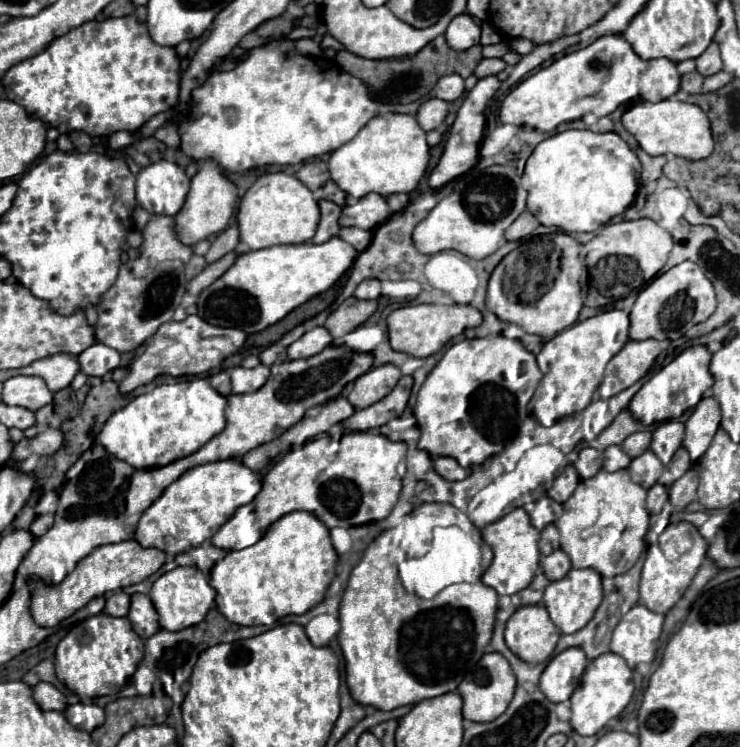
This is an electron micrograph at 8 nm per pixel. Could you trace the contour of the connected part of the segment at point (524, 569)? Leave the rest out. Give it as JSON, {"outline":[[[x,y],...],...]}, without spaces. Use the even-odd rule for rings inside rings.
{"outline":[[[515,508],[509,514],[505,514],[503,518],[499,518],[497,522],[493,522],[491,526],[483,528],[483,540],[493,548],[493,562],[487,568],[487,572],[483,574],[483,584],[491,586],[497,594],[517,594],[519,590],[527,588],[539,568],[539,548],[537,548],[537,540],[539,540],[539,530],[533,528],[527,512],[523,508]]]}

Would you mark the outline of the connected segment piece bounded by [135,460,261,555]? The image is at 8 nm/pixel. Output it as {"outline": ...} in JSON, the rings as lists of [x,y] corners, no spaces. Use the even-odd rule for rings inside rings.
{"outline":[[[221,460],[195,466],[177,478],[165,492],[143,512],[135,540],[143,548],[159,548],[166,554],[177,555],[209,540],[233,512],[251,502],[261,490],[261,476],[239,460]]]}

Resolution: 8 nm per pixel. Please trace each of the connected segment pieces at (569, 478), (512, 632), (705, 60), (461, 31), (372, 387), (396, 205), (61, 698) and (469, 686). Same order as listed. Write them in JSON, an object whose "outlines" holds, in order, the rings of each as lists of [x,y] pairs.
{"outlines":[[[[569,464],[569,466],[555,478],[555,482],[553,482],[553,486],[547,490],[547,494],[549,494],[555,502],[563,504],[563,502],[575,492],[577,484],[579,484],[579,474],[577,474],[575,468]]],[[[545,606],[519,608],[505,626],[505,642],[509,650],[525,662],[547,662],[553,656],[561,632],[551,622]]],[[[711,42],[709,48],[695,62],[697,62],[697,72],[703,74],[703,76],[711,76],[711,74],[717,74],[719,70],[723,70],[719,46],[715,42]]],[[[469,14],[455,16],[445,30],[447,44],[453,50],[469,50],[471,46],[479,44],[479,36],[481,36],[481,28],[473,22]]],[[[393,364],[371,368],[367,374],[359,376],[355,380],[355,386],[353,386],[351,394],[347,396],[347,400],[357,410],[367,408],[367,406],[379,402],[381,398],[385,398],[395,388],[399,378],[401,378],[401,370]]],[[[391,194],[391,196],[387,196],[387,204],[389,204],[391,212],[403,210],[407,206],[407,202],[409,202],[409,196],[407,194]]],[[[47,682],[37,684],[33,688],[33,696],[35,696],[35,702],[43,710],[59,710],[59,712],[63,712],[67,708],[65,694],[61,694],[53,684],[47,684]]],[[[491,652],[479,660],[471,680],[463,680],[457,690],[463,698],[463,718],[471,722],[493,722],[507,710],[515,694],[515,674],[501,654]]]]}

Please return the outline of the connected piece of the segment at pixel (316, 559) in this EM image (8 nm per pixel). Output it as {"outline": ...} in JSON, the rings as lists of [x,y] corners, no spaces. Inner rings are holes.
{"outline":[[[291,512],[273,522],[257,544],[243,550],[227,552],[227,556],[213,566],[209,584],[217,590],[215,604],[229,622],[239,626],[273,626],[279,618],[289,614],[305,614],[323,600],[335,576],[335,562],[337,552],[331,544],[327,526],[323,526],[323,522],[319,522],[319,518],[315,518],[313,514]]]}

